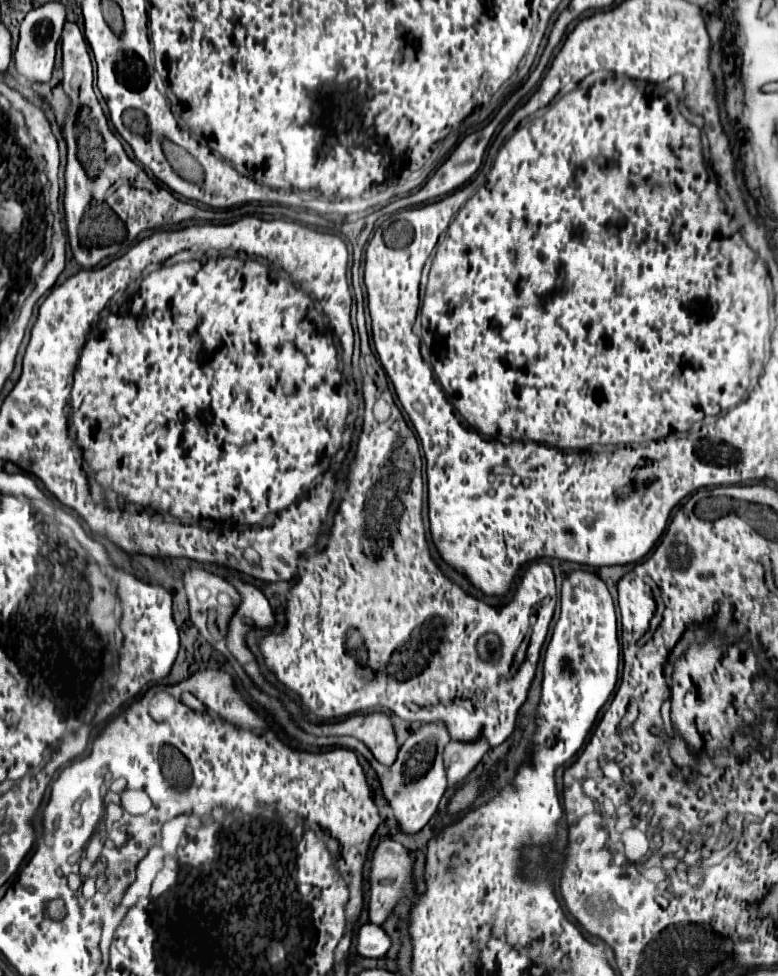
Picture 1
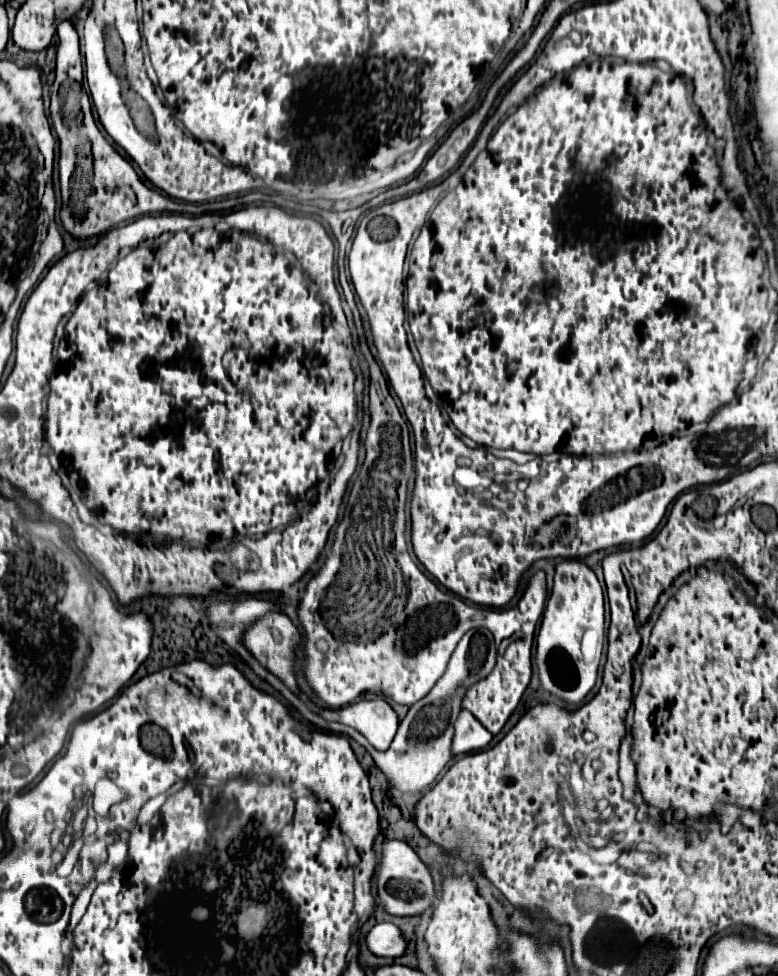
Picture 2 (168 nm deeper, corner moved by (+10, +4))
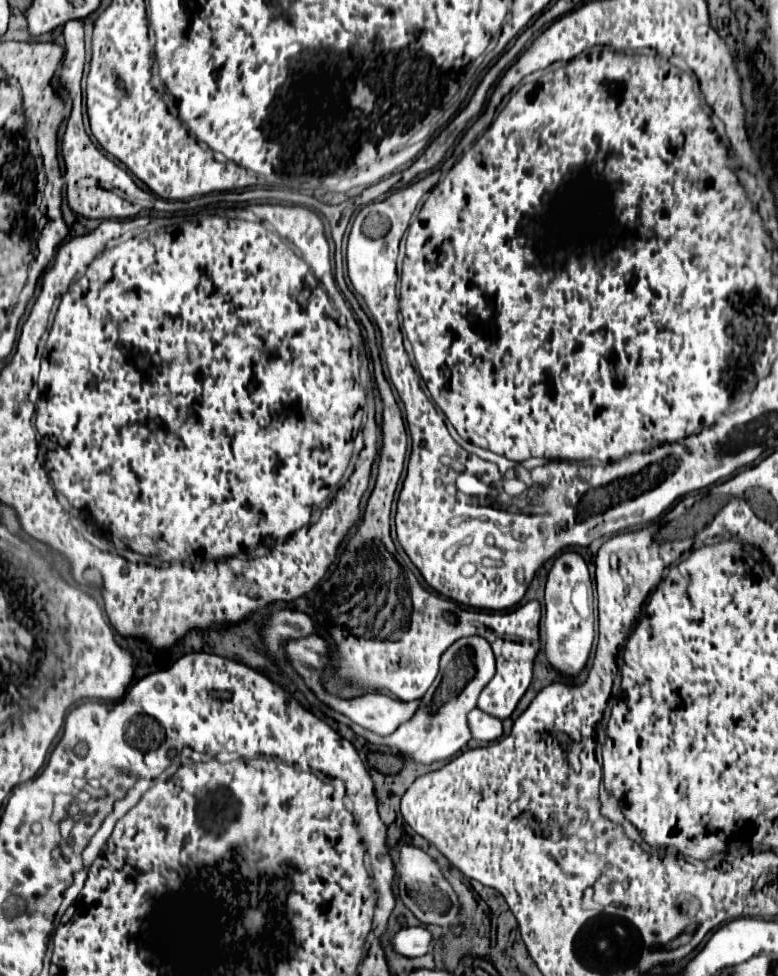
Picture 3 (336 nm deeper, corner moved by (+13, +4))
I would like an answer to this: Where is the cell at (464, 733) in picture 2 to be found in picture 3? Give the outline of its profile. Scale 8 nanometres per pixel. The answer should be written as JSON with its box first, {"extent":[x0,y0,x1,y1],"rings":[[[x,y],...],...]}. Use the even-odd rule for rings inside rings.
{"extent":[469,708,503,742],"rings":[[[479,708],[469,712],[469,726],[473,732],[473,738],[493,742],[503,734],[503,722],[495,716],[491,718],[487,712],[481,712]]]}

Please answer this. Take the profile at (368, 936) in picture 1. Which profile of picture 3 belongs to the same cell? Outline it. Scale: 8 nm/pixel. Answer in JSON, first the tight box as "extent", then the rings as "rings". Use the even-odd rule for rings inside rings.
{"extent":[393,926,431,958],"rings":[[[415,926],[415,928],[403,928],[393,936],[393,948],[407,956],[407,958],[415,958],[415,956],[423,956],[431,950],[431,932],[425,926]]]}

